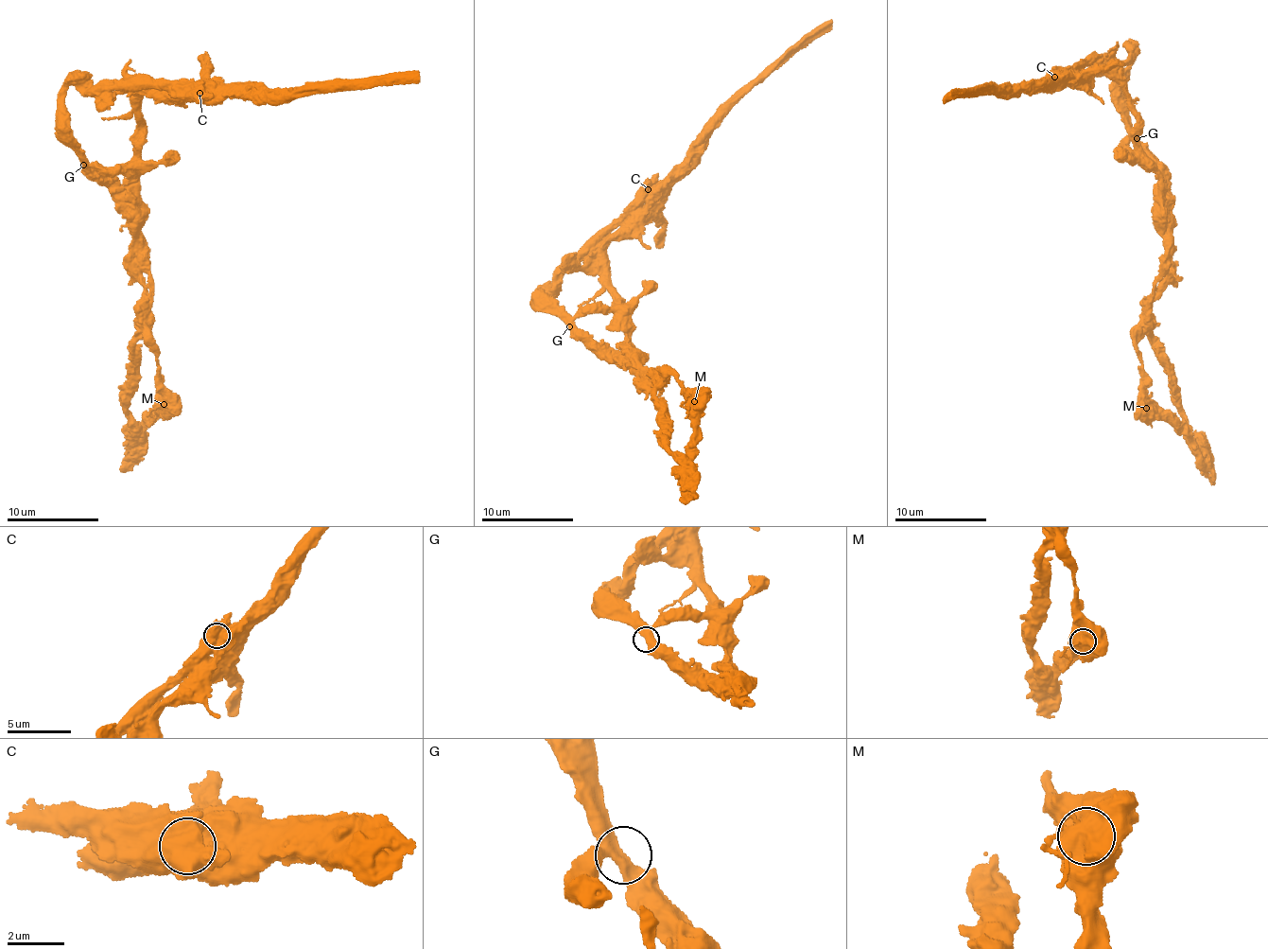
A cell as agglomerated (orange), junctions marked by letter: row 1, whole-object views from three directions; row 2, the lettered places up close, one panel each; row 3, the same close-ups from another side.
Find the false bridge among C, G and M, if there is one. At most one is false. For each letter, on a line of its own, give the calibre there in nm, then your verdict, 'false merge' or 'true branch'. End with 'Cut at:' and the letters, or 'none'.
C: calibre 1050 nm; false merge
G: calibre 360 nm; true branch
M: calibre 800 nm; true branch
Cut at: C

